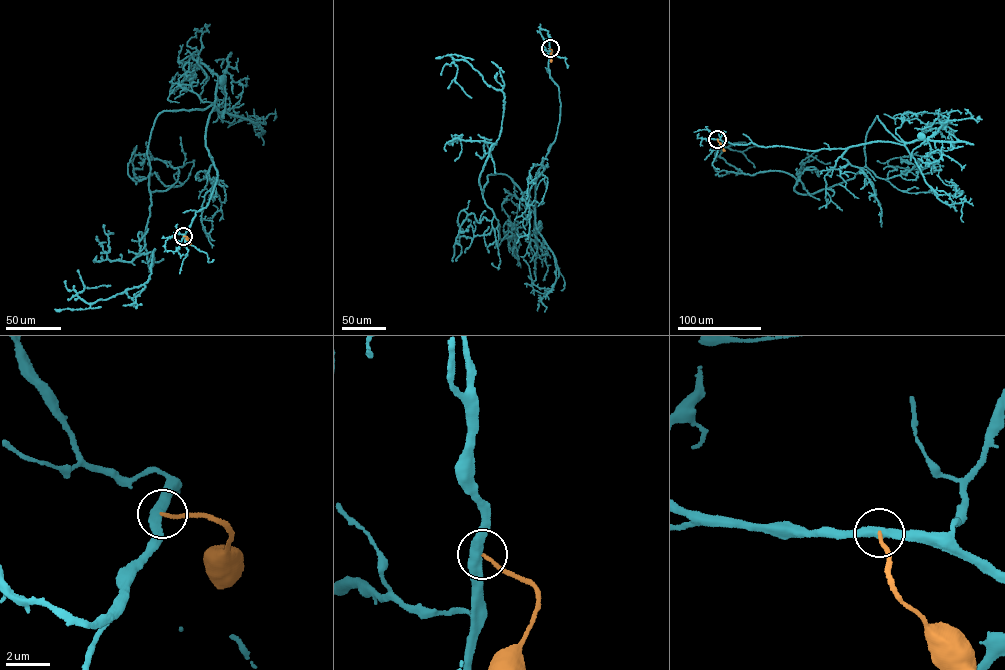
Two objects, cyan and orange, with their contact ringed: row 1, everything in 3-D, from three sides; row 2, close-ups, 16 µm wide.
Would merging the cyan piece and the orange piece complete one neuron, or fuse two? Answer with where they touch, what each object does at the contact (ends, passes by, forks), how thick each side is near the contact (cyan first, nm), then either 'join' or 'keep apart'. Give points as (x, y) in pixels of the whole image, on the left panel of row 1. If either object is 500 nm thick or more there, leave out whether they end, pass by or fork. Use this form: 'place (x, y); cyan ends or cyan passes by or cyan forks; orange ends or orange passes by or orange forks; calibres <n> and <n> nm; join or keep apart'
place (183, 236); cyan passes by; orange ends; calibres 400 and 140 nm; keep apart

